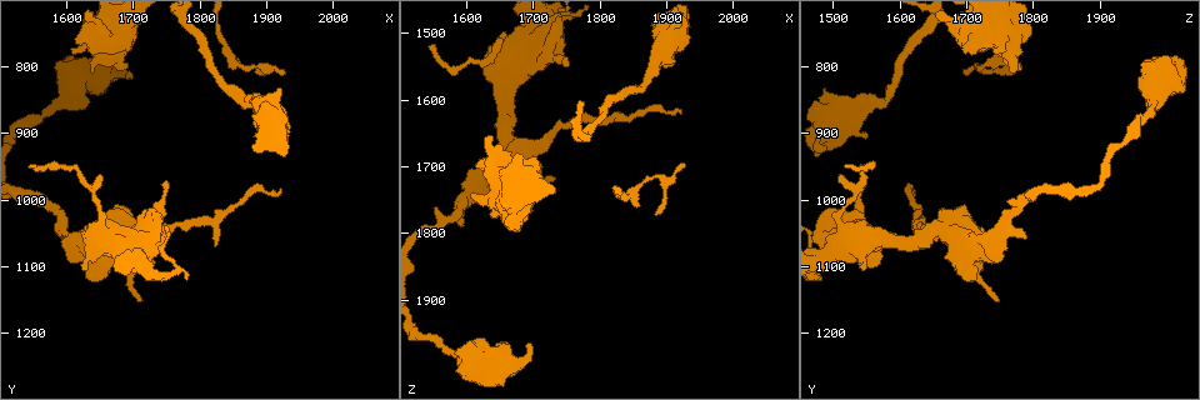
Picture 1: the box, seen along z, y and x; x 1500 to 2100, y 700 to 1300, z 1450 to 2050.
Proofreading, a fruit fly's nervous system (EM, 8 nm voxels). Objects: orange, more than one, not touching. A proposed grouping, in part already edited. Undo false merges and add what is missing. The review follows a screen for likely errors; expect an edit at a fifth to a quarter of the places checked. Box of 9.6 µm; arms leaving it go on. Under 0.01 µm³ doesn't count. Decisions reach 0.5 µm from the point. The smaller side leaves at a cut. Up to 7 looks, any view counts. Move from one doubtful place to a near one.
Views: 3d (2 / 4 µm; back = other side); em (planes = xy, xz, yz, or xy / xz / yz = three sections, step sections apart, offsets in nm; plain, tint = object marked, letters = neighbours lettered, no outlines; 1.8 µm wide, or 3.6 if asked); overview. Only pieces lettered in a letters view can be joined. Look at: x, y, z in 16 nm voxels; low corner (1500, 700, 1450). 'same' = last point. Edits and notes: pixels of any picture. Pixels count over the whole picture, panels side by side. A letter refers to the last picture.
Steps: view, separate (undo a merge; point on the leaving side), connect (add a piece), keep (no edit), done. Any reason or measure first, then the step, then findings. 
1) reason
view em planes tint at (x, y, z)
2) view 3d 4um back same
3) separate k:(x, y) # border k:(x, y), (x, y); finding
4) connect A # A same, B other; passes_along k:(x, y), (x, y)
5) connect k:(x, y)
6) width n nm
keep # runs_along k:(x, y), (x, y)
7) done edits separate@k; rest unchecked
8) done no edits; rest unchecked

sudden change in width
view em 3.6um planes letters at (1660, 1065, 1620)

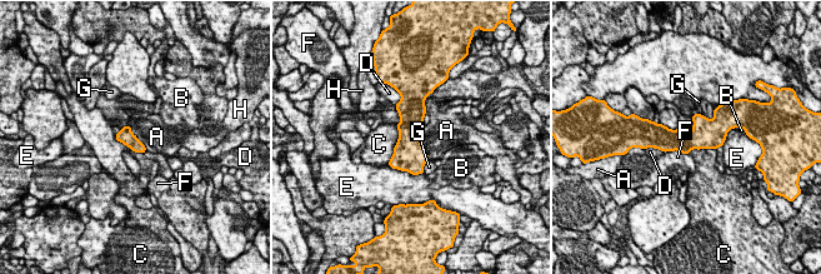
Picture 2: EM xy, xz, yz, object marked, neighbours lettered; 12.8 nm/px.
longest_contact C 550 nm
keep # A other, B other, C other, D other, E other, F other, G other, H other; border 2:(121, 126), (129, 126), (146, 150); continuous, no second neuron

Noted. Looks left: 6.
arms part here
view em planes letters at (1605, 1065, 1740)

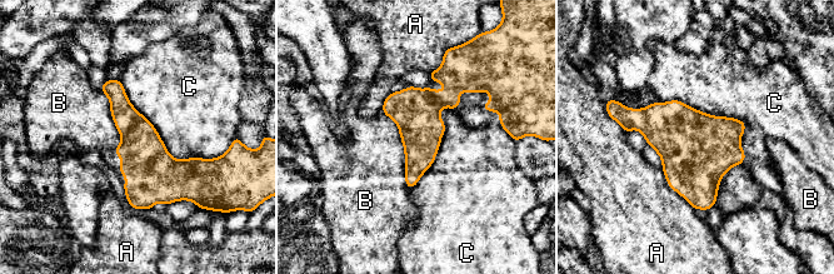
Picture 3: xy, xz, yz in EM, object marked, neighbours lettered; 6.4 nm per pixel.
width 280 nm
keep # A other, B other, C other; runs_along 3:(443, 69), (448, 90), (420, 118), (410, 184); continuous, no second neuron

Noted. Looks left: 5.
sharp bend
view em planes letters at (1890, 805, 1715)

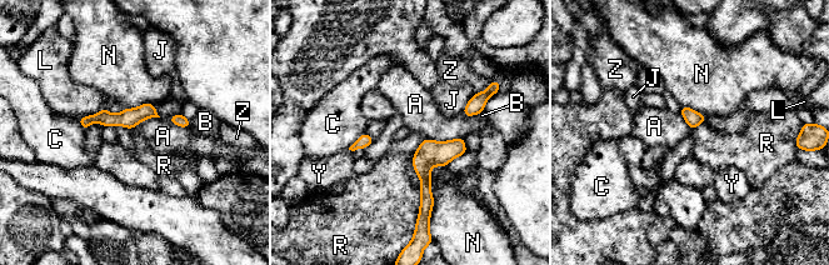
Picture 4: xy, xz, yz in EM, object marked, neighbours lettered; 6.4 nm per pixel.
width 100 nm
keep # A other, B other, C other, J other, L other, N other, R other, Y other, Z other; all the same neuron

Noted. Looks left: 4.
done no edits; rest unchecked

